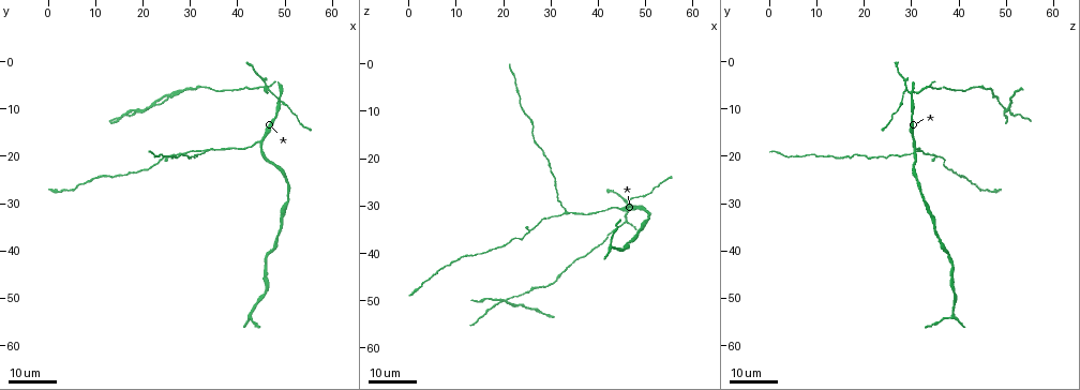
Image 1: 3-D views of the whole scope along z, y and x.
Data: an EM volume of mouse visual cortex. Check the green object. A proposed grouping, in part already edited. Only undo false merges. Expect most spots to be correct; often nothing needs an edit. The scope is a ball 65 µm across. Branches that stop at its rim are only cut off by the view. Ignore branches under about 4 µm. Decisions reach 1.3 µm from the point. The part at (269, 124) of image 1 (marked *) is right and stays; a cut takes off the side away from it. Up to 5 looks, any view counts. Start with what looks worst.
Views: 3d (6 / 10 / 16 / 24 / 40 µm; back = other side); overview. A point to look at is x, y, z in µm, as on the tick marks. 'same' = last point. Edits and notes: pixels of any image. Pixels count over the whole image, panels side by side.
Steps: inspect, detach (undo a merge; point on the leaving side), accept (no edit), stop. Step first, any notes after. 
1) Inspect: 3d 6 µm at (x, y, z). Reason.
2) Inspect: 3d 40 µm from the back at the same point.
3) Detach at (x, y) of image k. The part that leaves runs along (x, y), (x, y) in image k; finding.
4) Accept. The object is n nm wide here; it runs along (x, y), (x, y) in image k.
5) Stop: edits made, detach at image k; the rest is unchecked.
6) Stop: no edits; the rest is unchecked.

Inspect: 3d 24 µm at (20.5, 10.5, 50.5). Three-way junction.

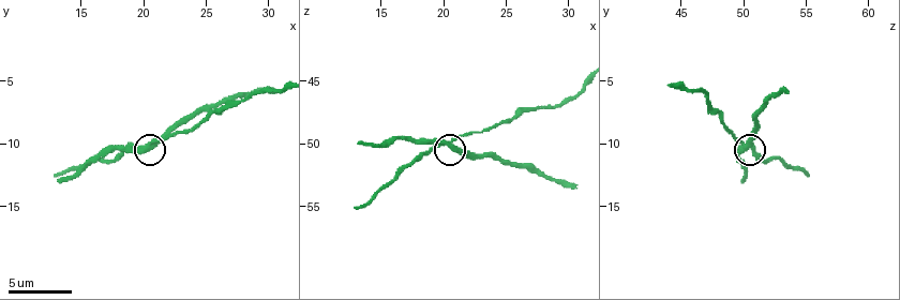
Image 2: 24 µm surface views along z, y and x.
Inspect: 3d 6 µm at (20.6, 10.4, 50.4). Zoom in.

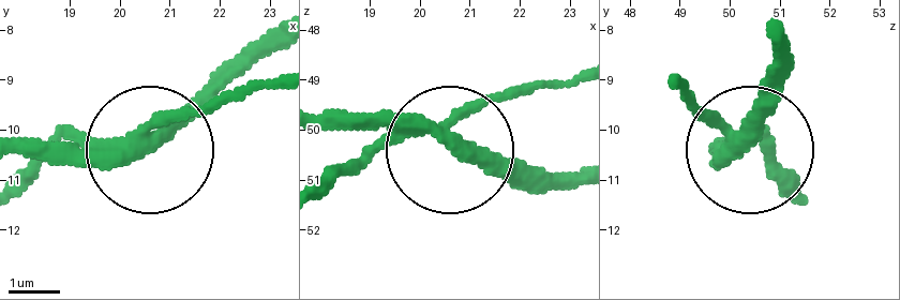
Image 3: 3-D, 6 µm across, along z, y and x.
Detach at (485, 154) of image 3. 3 arms meet here; a second neuron is stuck on.

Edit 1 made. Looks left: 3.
Inspect: overview. See it whole again.

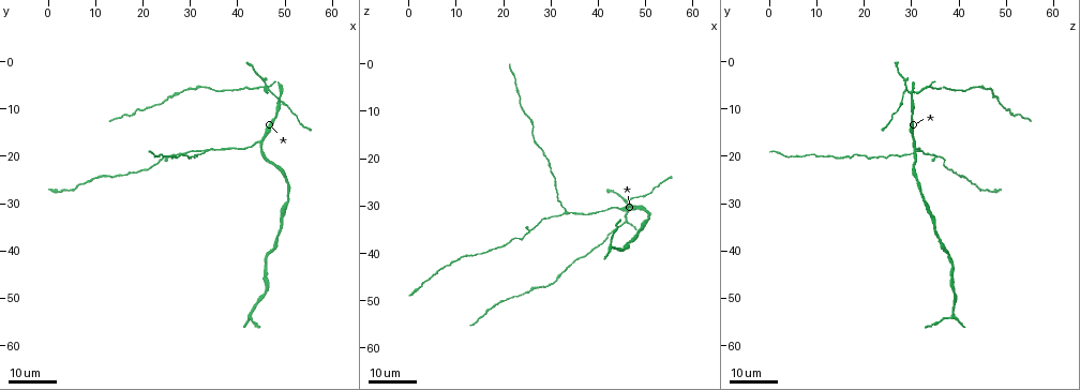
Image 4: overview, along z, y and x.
Inspect: 3d 16 µm at (33.5, 18.5, 31.0). Three-way junction.

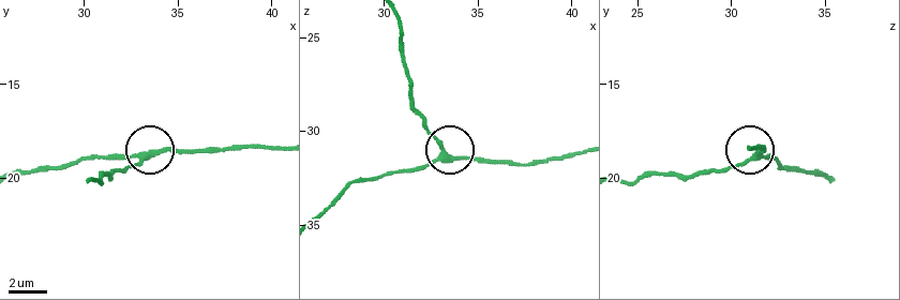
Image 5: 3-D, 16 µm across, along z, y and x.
Inspect: 3d 10 µm at (33.1, 19.0, 31.1).

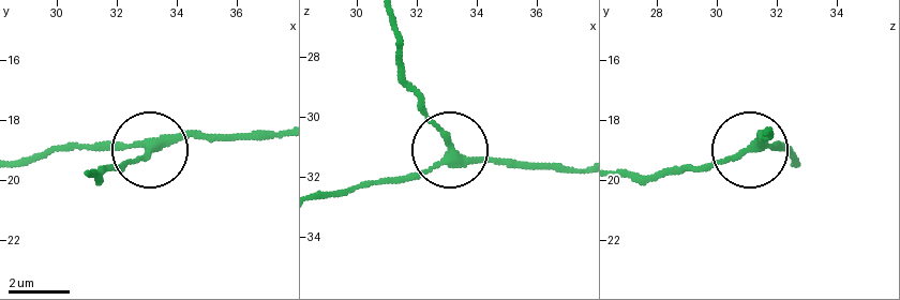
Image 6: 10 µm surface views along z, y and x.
Accept. The side arm is 38 µm long; it runs along (278, 133), (163, 140), (104, 170) in image 6; all the same neuron.

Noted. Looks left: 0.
Stop: edits made, detach at image 3; the rest is unchecked.

